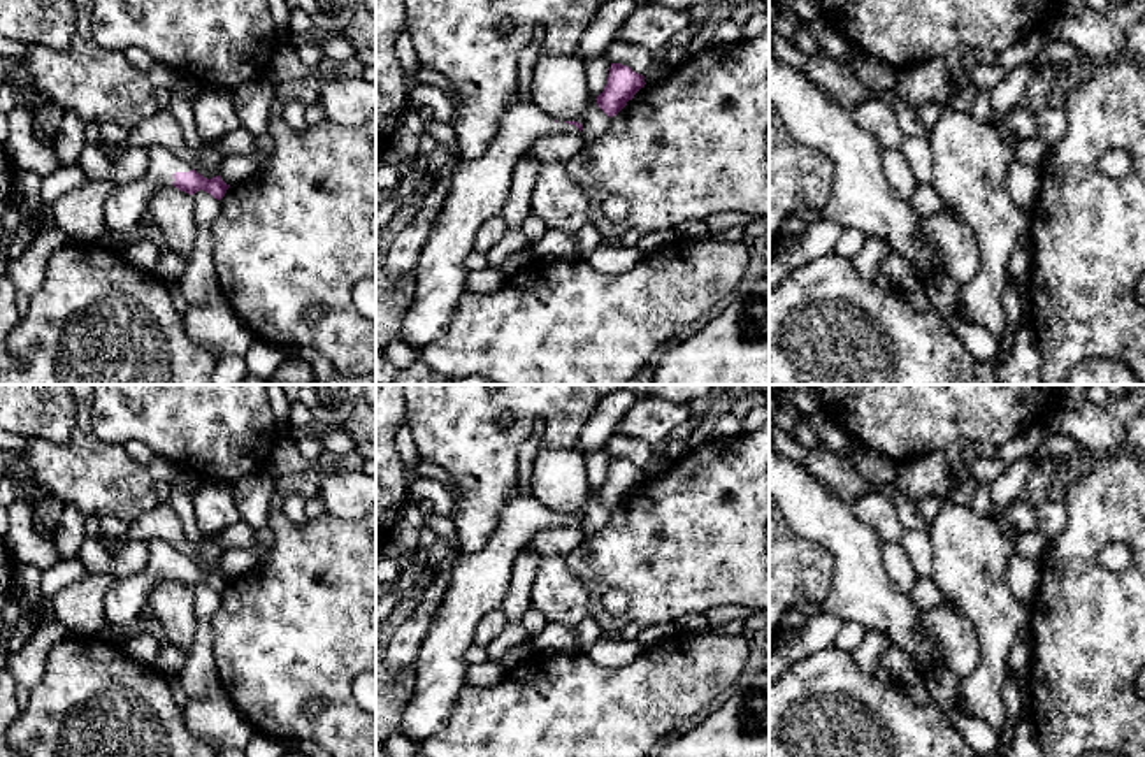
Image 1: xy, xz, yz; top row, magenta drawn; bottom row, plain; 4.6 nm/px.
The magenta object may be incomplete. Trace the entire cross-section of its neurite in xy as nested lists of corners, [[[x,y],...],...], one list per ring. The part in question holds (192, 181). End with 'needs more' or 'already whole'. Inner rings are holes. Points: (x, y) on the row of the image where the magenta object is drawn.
[[[151,146],[148,155],[149,167],[144,177],[125,186],[116,184],[107,197],[104,204],[107,230],[123,234],[137,227],[148,213],[153,193],[162,184],[176,186],[190,195],[204,190],[218,200],[230,188],[221,176],[207,179],[162,146]]] | needs more

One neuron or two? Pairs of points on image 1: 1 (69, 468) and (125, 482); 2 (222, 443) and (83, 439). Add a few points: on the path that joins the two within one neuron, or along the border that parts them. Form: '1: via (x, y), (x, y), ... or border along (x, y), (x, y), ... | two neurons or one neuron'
1: via (83, 471), (111, 482) | one neuron
2: border along (90, 403), (90, 429), (100, 439), (122, 445) | two neurons

